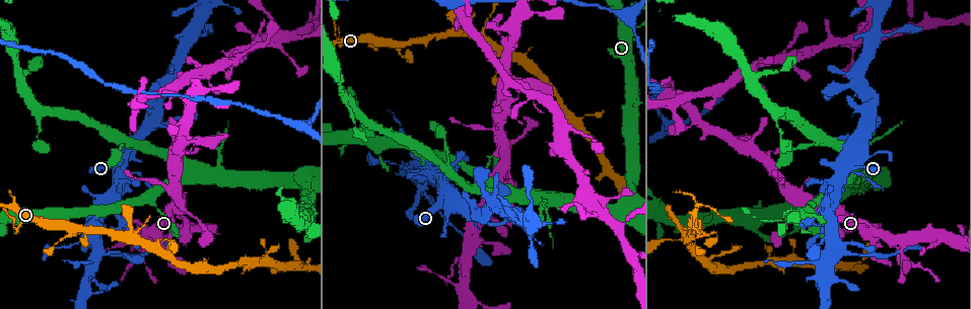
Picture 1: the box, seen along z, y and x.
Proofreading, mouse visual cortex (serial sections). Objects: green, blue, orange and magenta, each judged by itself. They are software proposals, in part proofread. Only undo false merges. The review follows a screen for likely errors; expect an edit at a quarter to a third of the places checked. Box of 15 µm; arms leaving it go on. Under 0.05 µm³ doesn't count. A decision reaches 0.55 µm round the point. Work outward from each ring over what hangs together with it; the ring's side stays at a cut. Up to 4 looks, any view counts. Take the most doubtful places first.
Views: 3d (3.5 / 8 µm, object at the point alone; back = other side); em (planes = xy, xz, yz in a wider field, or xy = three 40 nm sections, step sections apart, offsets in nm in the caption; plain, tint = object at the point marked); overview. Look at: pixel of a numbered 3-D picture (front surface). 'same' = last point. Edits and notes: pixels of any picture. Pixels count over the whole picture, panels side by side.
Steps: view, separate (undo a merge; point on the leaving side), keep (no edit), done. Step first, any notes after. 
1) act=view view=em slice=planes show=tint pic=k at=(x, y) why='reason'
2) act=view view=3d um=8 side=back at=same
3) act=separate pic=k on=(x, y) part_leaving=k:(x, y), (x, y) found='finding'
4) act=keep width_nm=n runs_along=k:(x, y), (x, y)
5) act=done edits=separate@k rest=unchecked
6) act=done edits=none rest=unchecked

act=view view=3d um=8 pic=1 at=(182, 222) why='thick turns thin'

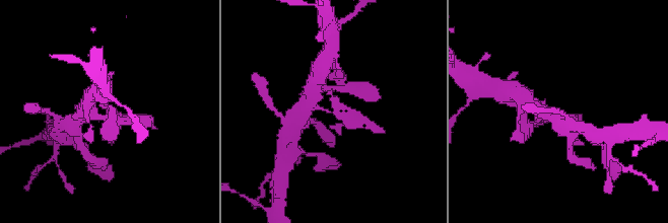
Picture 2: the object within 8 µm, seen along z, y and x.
act=view view=em slice=xy step=2 show=tint pic=2 at=(338, 118)

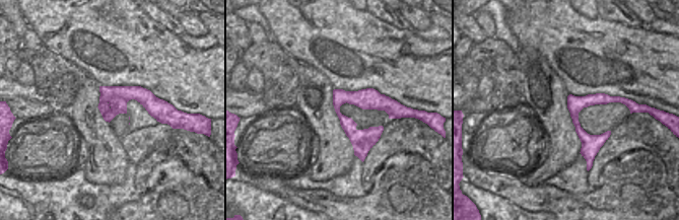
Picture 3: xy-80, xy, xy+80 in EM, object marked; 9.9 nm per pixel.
act=separate pic=2 on=(334, 98) border=3:(110, 108), (103, 116) found='a second cell is stuck on'

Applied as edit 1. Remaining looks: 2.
act=view view=3d um=3.5 pic=1 at=(216, 168)

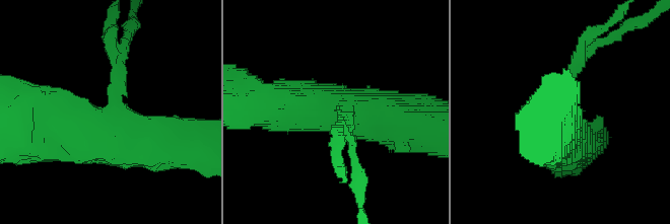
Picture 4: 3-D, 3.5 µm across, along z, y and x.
act=view view=em slice=xy step=2 show=tint pic=4 at=(343, 111)

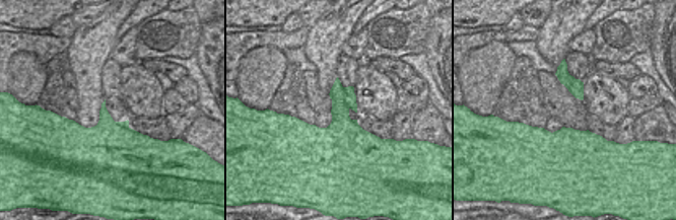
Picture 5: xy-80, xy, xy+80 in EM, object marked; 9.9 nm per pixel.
act=separate pic=4 on=(116, 59) found='a second cell is stuck on'

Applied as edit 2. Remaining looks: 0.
act=done edits=separate@2,separate@4 rest=unchecked

